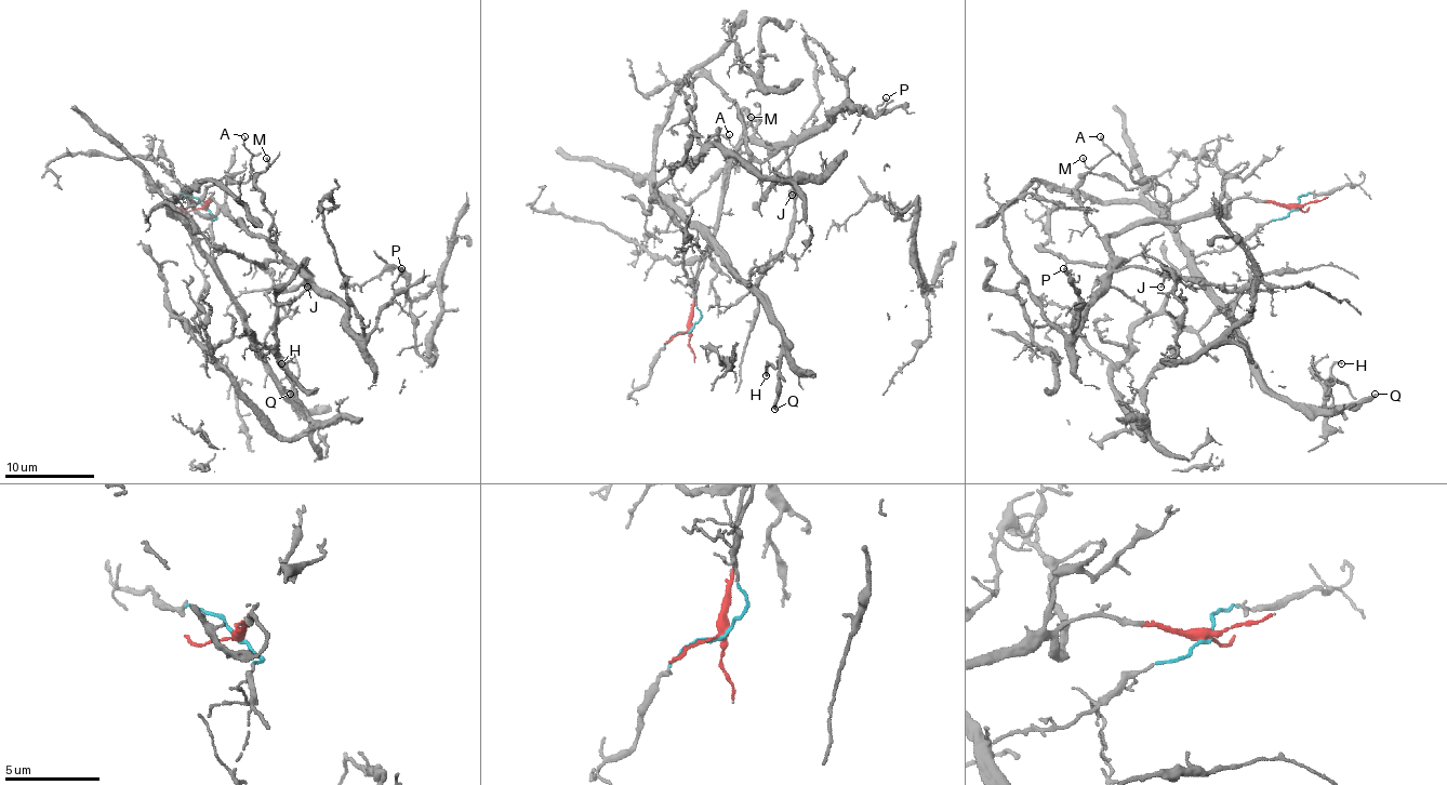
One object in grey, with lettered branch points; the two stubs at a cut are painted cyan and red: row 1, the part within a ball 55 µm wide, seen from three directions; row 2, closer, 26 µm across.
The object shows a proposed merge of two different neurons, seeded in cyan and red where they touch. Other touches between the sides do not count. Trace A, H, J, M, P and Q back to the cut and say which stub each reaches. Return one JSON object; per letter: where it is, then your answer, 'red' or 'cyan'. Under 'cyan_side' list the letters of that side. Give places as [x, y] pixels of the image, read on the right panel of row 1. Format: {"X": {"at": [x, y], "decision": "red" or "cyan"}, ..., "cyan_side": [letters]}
{"A": {"at": [1100, 136], "decision": "cyan"}, "H": {"at": [1341, 363], "decision": "cyan"}, "J": {"at": [1160, 287], "decision": "red"}, "M": {"at": [1083, 158], "decision": "red"}, "P": {"at": [1063, 268], "decision": "red"}, "Q": {"at": [1375, 394], "decision": "cyan"}, "cyan_side": ["A", "H", "Q"]}

